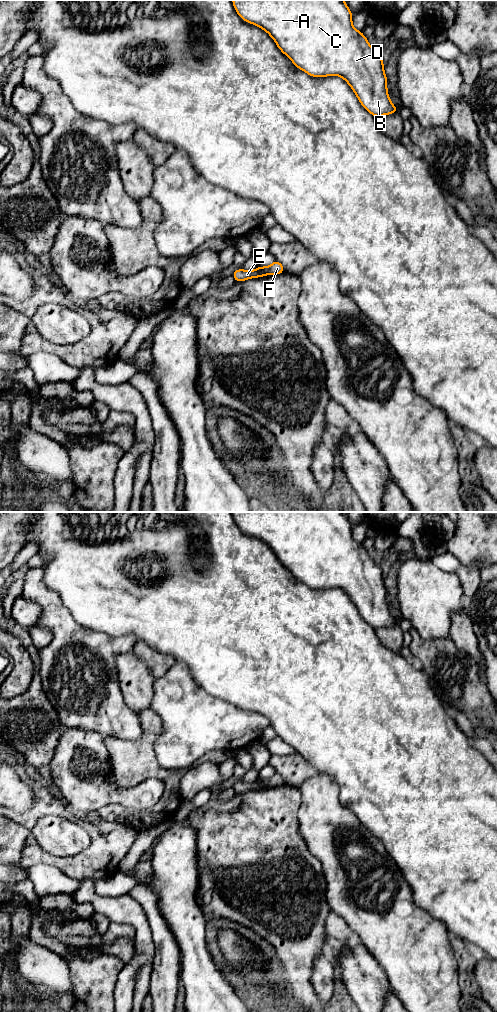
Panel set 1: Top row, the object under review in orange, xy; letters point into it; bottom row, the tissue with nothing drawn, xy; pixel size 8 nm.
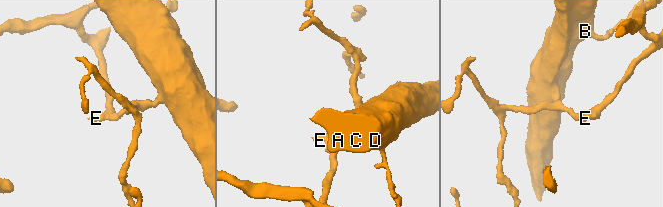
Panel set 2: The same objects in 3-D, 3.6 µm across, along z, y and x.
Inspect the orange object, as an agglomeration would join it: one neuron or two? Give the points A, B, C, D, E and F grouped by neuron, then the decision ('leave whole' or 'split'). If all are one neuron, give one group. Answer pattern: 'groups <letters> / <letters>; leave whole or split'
groups A B C D E / F; split

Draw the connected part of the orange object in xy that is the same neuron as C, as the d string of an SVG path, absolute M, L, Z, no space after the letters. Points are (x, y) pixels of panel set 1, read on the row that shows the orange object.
M232 0L233 6L237 14L246 22L256 25L259 28L266 31L271 38L275 41L277 47L284 53L293 64L300 70L306 72L308 75L313 77L327 77L331 75L337 75L343 78L351 87L351 89L356 94L361 105L375 118L383 115L393 114L398 112L397 109L391 102L388 90L387 82L388 79L384 72L384 65L382 57L371 47L367 38L363 35L361 31L356 30L352 23L352 12L348 8L344 0Z

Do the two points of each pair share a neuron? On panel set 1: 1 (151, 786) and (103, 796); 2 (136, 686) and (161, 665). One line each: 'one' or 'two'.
1: one
2: two

